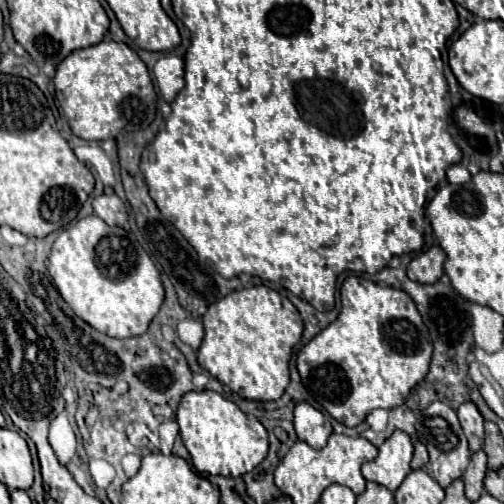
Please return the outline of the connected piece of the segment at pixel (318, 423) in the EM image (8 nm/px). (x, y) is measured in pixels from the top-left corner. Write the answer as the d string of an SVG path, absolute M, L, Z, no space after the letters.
M298 403L294 407L294 429L298 439L308 443L312 449L322 449L332 435L330 421L308 403Z

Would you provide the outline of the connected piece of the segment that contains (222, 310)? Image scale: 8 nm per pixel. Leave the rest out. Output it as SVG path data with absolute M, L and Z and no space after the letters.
M264 285L232 291L212 303L202 317L204 339L198 347L198 363L220 383L244 399L276 401L290 383L288 361L302 337L304 323L296 307Z

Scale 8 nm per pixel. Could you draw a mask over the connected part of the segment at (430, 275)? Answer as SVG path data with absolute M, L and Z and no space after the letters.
M432 245L428 251L416 255L408 265L408 277L418 283L434 283L444 273L446 253L440 245Z

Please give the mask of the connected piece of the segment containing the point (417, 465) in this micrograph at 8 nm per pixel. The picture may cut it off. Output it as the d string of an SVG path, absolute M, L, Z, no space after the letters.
M414 443L414 459L412 459L412 469L422 469L428 463L428 451L422 443Z

